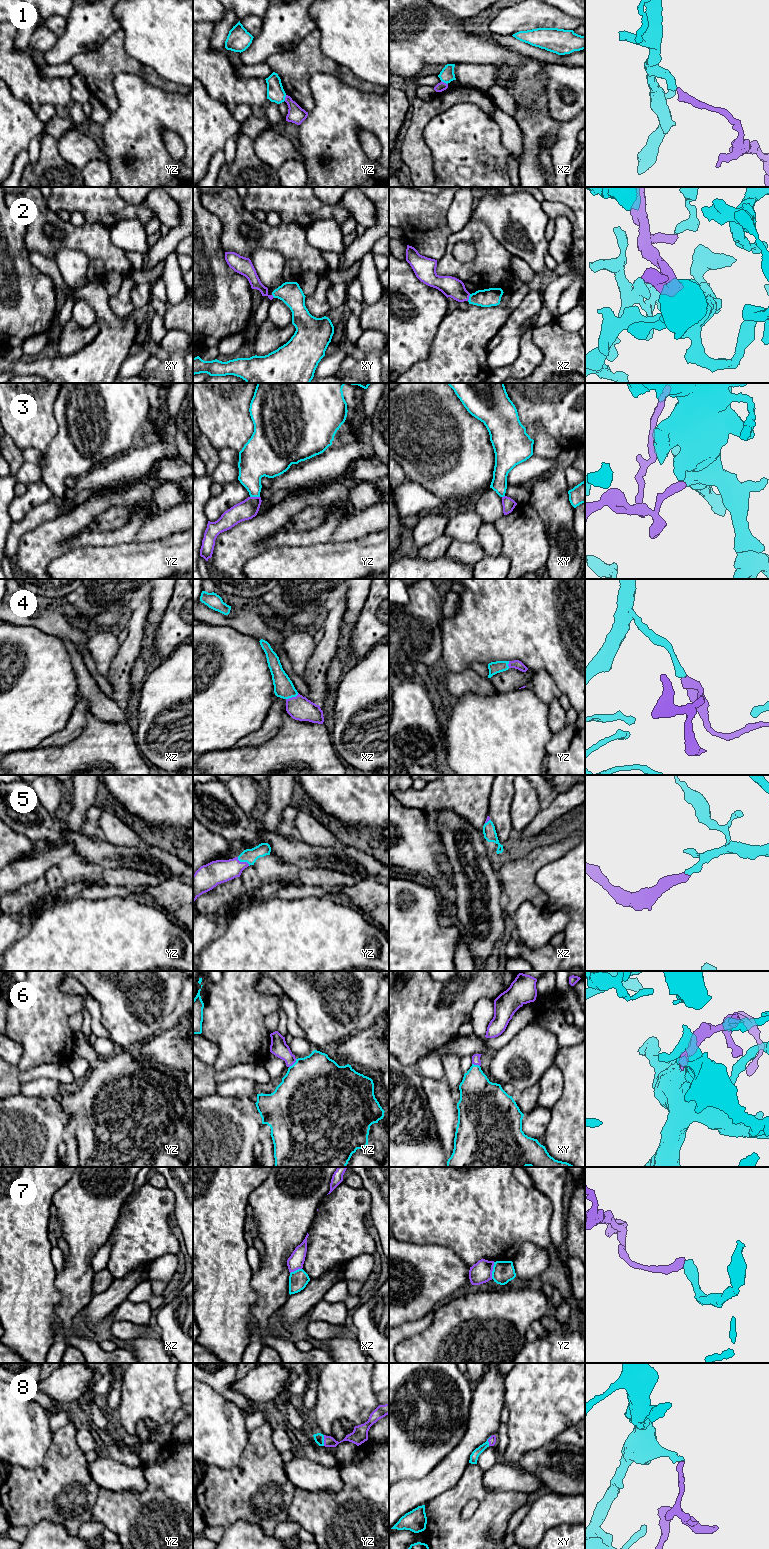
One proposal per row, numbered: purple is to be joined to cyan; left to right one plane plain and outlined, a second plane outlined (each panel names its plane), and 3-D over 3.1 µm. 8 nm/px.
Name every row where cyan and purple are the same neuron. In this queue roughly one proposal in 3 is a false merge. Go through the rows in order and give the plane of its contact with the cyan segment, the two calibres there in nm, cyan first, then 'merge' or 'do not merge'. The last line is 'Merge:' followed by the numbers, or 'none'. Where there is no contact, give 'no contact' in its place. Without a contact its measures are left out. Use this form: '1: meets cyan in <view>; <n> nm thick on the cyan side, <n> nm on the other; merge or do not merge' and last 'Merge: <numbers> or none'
1: meets cyan in xz; 120 nm thick on the cyan side, 70 nm on the other; do not merge
2: meets cyan in xz; 140 nm thick on the cyan side, 160 nm on the other; merge
3: meets cyan in yz; 240 nm thick on the cyan side, 160 nm on the other; do not merge
4: meets cyan in xz; 160 nm thick on the cyan side, 190 nm on the other; merge
5: meets cyan in yz; 120 nm thick on the cyan side, 190 nm on the other; merge
6: meets cyan in yz; 500 nm thick on the cyan side, 140 nm on the other; merge
7: meets cyan in yz; 180 nm thick on the cyan side, 170 nm on the other; do not merge
8: meets cyan in yz; 80 nm thick on the cyan side, 90 nm on the other; merge
Merge: 2, 4, 5, 6, 8

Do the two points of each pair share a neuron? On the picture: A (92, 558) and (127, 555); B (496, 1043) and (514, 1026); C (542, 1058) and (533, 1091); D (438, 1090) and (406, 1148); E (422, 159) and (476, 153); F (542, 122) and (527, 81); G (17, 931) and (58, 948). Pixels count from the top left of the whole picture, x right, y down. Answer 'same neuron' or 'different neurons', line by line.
A: same neuron
B: same neuron
C: different neurons
D: different neurons
E: different neurons
F: same neuron
G: different neurons

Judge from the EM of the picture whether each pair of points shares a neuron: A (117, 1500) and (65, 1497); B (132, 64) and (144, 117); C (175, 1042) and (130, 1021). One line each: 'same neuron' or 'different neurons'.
A: different neurons
B: different neurons
C: different neurons

